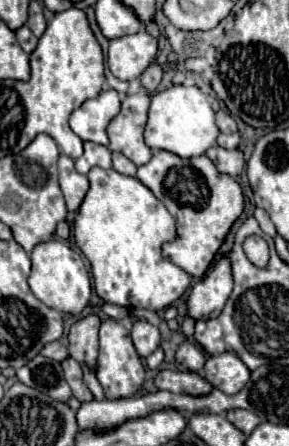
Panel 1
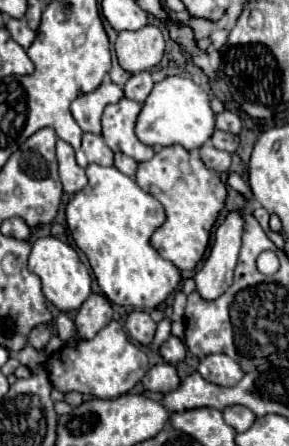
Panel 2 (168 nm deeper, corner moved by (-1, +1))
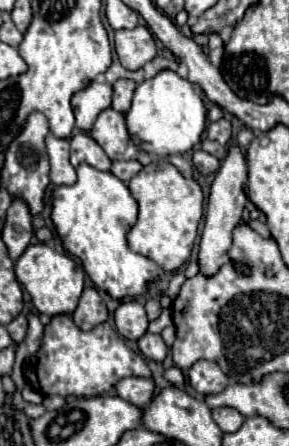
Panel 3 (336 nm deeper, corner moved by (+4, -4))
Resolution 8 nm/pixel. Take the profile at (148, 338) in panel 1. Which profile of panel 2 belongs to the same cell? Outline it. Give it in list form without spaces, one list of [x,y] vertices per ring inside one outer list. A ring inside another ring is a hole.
[[[133,311],[125,322],[131,340],[139,345],[149,345],[155,337],[155,323],[147,311]]]

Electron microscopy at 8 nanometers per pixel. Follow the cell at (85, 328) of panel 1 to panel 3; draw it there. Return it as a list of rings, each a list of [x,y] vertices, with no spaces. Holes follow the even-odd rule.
[[[84,288],[78,308],[74,310],[72,318],[78,324],[78,328],[82,328],[82,330],[90,330],[90,328],[106,322],[108,310],[96,288]]]

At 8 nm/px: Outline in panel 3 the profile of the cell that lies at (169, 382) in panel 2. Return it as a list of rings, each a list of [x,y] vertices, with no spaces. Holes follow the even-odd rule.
[[[122,378],[122,380],[118,380],[114,390],[122,400],[126,400],[126,402],[138,406],[140,410],[144,410],[146,404],[154,396],[154,382],[142,380],[142,378]]]

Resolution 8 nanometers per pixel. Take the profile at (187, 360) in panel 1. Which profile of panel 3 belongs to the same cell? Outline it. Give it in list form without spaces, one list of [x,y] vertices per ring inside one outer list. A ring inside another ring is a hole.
[[[146,332],[144,336],[138,338],[138,348],[144,354],[144,358],[156,360],[156,362],[162,362],[166,358],[166,354],[168,354],[168,348],[166,348],[166,344],[164,344],[160,334]]]

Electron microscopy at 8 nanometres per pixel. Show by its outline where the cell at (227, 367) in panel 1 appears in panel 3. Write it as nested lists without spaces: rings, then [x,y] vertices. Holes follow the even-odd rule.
[[[198,360],[188,370],[188,382],[198,394],[218,394],[228,386],[228,376],[218,368],[218,364],[208,360]]]

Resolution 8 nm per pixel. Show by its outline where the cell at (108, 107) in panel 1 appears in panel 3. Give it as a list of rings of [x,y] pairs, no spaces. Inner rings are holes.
[[[90,82],[86,88],[78,90],[70,104],[76,116],[76,128],[88,132],[96,120],[96,116],[110,108],[110,100],[112,100],[112,86],[108,82],[98,84],[98,82]]]

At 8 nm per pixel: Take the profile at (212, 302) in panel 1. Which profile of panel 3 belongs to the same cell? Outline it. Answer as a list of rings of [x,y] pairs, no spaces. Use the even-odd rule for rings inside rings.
[[[232,144],[226,158],[220,162],[220,170],[214,176],[214,182],[210,186],[210,196],[208,196],[208,208],[206,208],[206,226],[202,232],[200,240],[200,272],[218,272],[222,264],[226,264],[228,258],[228,248],[230,248],[230,232],[234,230],[236,224],[242,222],[242,210],[246,202],[246,182],[248,182],[248,168],[246,168],[246,158],[240,150],[238,144]]]

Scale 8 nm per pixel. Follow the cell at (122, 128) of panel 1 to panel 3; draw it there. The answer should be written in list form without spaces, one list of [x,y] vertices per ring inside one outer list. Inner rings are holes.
[[[106,108],[98,114],[90,136],[100,144],[100,148],[110,156],[110,160],[138,160],[144,166],[152,162],[152,156],[138,150],[130,140],[124,124],[124,114]]]

